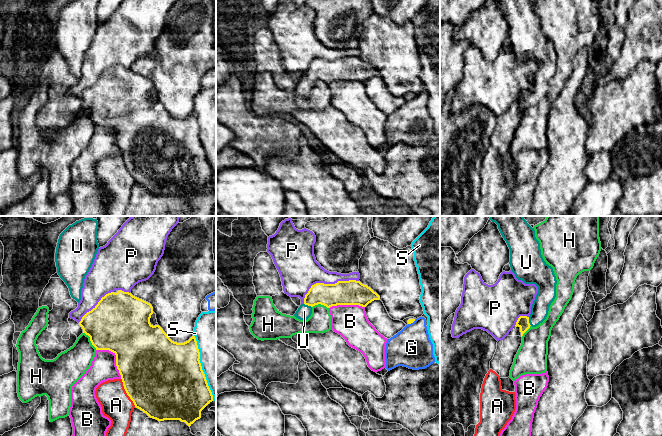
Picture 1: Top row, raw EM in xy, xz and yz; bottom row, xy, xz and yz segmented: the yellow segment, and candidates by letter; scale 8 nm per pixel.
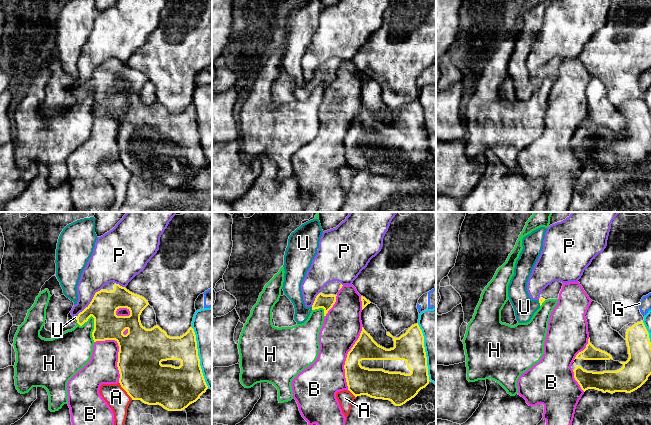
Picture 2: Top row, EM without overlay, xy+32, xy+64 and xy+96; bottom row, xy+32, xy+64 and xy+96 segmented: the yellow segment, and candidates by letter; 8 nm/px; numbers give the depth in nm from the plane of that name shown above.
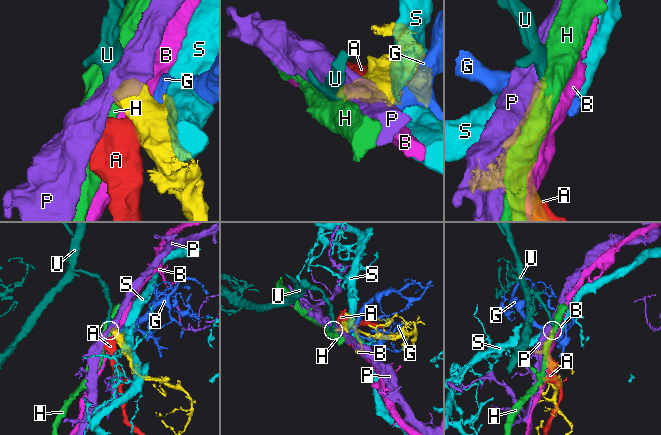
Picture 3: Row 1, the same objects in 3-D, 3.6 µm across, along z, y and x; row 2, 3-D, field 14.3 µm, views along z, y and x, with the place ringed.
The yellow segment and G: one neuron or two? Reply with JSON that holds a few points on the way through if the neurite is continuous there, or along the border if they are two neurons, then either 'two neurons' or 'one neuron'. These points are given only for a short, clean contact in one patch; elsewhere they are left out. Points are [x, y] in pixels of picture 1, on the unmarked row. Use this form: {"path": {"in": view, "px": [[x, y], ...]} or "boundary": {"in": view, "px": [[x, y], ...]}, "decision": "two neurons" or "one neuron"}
{"boundary": {"in": "xz", "px": [[415, 96], [408, 100]]}, "decision": "two neurons"}

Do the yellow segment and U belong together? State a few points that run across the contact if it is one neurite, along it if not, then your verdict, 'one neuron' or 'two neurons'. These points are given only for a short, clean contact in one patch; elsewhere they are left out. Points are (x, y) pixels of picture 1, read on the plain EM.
line yz (523, 97), (528, 97), (539, 86), (545, 72); one neuron

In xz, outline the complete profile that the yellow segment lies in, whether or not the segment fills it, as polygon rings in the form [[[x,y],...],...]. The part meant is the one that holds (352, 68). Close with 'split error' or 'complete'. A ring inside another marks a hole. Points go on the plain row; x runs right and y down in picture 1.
[[[338,57],[335,60],[316,59],[305,71],[304,79],[300,81],[294,92],[307,96],[312,90],[312,83],[318,80],[327,84],[337,81],[359,81],[366,83],[380,72],[360,57]]]; split error

